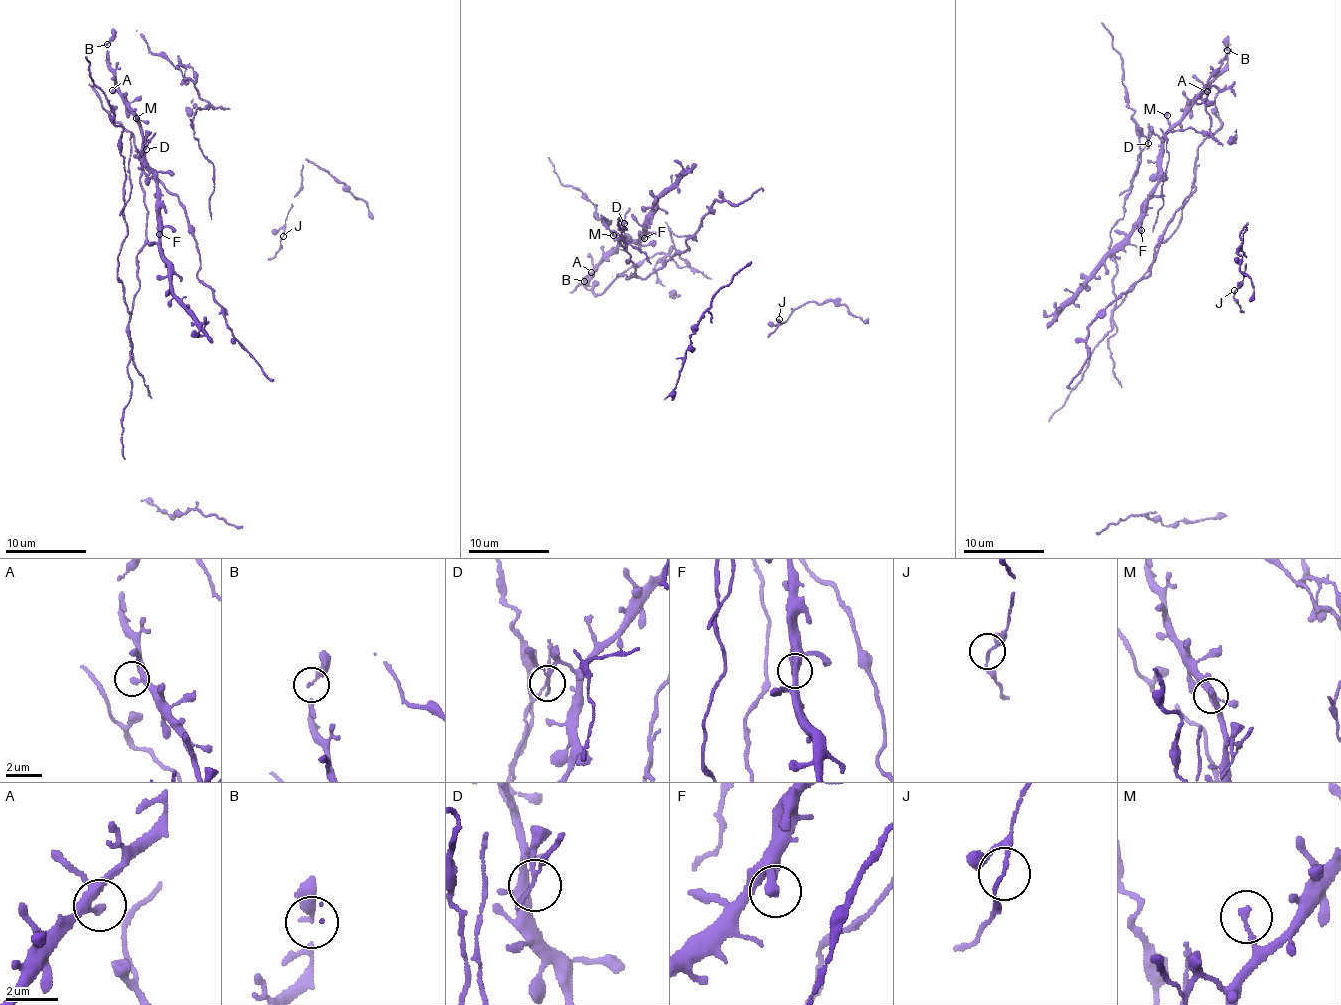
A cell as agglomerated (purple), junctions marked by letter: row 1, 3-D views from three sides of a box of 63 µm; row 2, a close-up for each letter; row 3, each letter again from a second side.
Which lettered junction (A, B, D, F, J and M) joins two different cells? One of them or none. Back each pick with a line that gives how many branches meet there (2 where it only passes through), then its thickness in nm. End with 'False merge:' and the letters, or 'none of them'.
B: 2 | 180 nm
False merge: B

